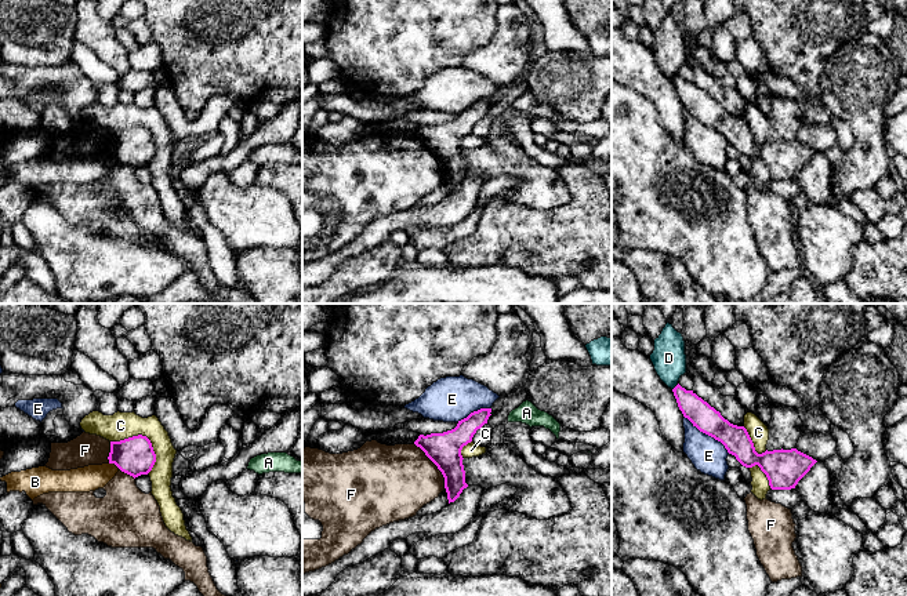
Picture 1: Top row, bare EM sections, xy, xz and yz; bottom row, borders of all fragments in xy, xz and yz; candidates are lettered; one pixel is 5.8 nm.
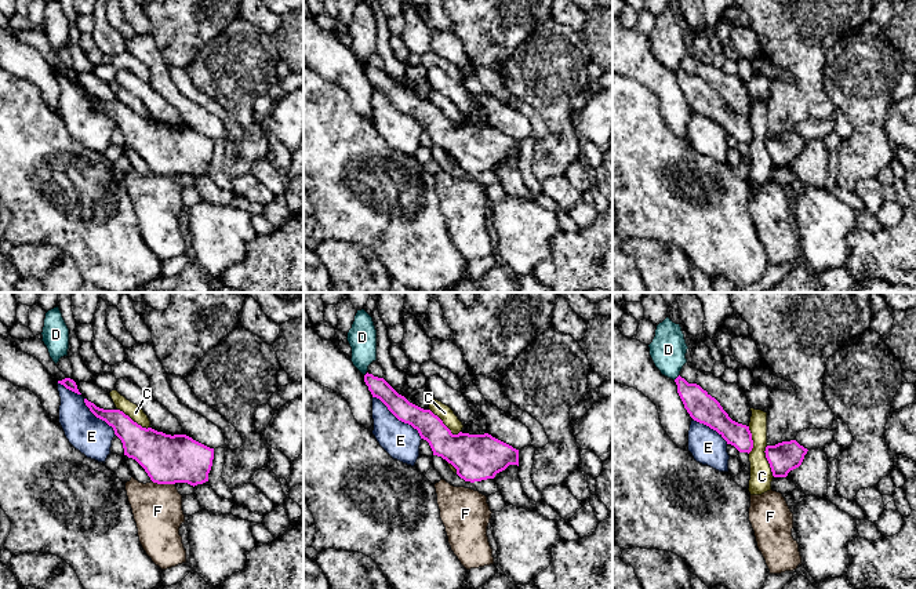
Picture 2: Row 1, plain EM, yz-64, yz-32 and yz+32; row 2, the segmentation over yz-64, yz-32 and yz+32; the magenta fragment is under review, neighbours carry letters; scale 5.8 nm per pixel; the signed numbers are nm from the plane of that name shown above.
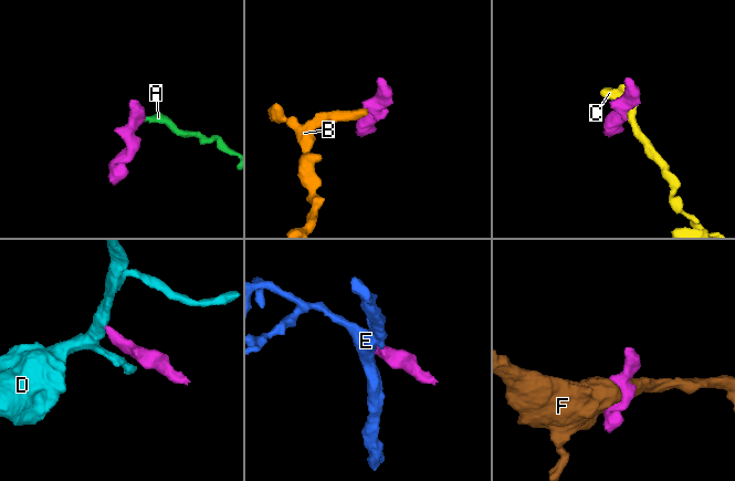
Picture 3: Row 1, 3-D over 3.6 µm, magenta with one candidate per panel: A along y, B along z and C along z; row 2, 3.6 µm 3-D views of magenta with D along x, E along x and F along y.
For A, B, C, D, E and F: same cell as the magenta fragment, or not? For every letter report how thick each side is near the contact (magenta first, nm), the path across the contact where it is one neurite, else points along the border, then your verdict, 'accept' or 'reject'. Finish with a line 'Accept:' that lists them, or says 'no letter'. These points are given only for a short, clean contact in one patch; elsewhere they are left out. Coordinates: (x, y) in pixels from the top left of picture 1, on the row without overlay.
A: 120 nm thick on the magenta side, 20 nm on the other; border along xz (492, 102), (489, 104); reject
B: 220 nm thick on the magenta side, 150 nm on the other; border along xy (109, 153), (119, 159); reject
C: 220 nm thick on the magenta side, 160 nm on the other; reject
D: 150 nm thick on the magenta side, 200 nm on the other; border along yz (678, 75), (673, 80); reject
E: 160 nm thick on the magenta side, 200 nm on the other; reject
F: 190 nm thick on the magenta side, 420 nm on the other; reject
Accept: no letter

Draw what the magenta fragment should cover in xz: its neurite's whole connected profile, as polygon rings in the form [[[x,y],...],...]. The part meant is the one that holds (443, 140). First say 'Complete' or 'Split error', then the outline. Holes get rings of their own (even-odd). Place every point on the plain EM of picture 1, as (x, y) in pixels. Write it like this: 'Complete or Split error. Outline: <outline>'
Complete. Outline: [[[480,99],[458,112],[454,120],[427,127],[420,126],[414,132],[442,163],[449,195],[454,193],[462,181],[468,178],[461,141],[472,132],[476,121],[487,115],[490,103],[491,99]]]

